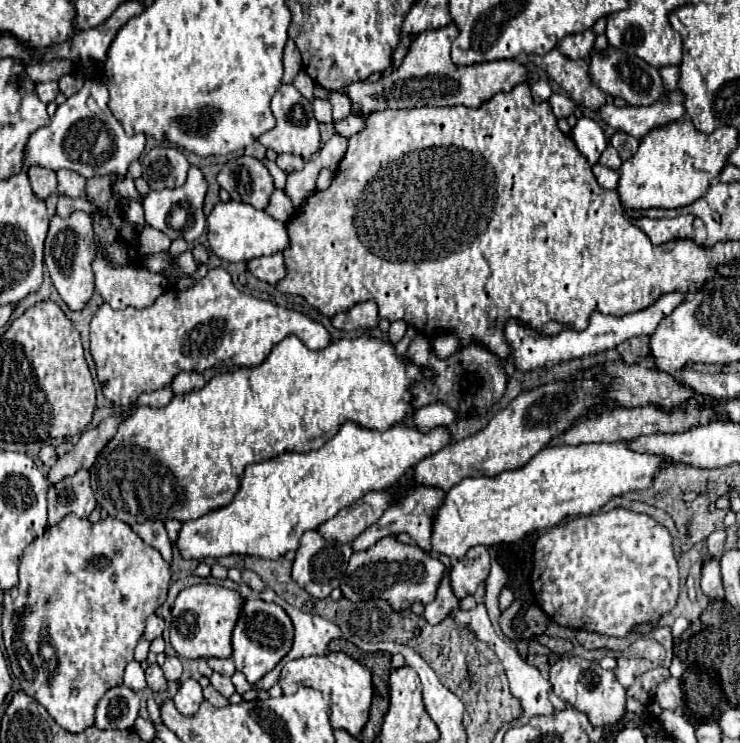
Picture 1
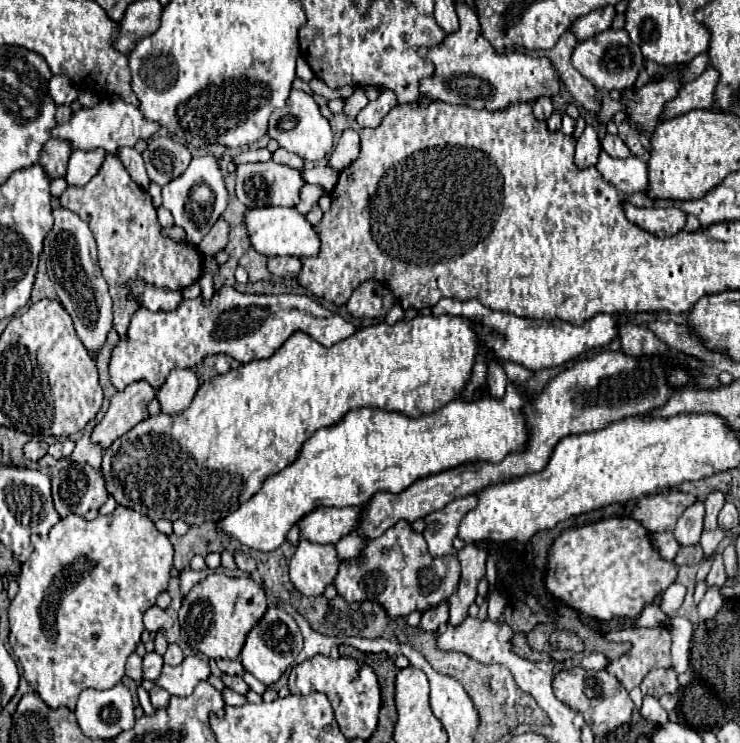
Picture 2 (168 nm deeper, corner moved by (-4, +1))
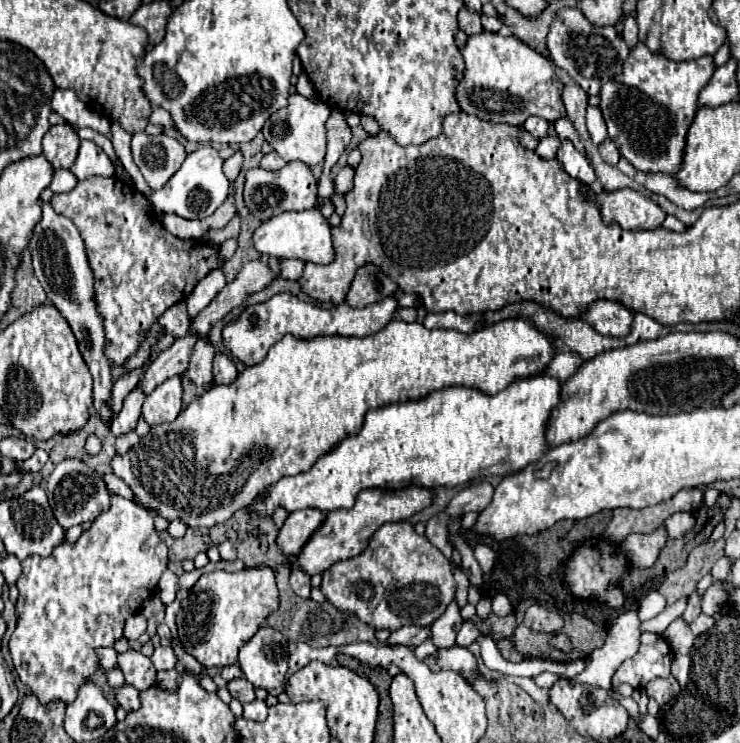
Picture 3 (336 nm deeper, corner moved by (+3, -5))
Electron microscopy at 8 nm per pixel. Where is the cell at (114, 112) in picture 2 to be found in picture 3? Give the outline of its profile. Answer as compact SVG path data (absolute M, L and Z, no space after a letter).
M152 110L148 124L156 124L156 126L164 126L164 128L172 128L174 122L170 122L170 114L166 114L166 110Z

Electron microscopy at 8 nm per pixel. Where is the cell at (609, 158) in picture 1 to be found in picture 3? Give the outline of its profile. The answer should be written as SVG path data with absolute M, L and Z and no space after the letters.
M604 140L604 142L598 146L598 150L600 150L600 156L602 156L604 162L608 162L608 164L612 164L612 166L618 164L620 152L618 152L618 148L616 148L616 144L614 144L612 140Z

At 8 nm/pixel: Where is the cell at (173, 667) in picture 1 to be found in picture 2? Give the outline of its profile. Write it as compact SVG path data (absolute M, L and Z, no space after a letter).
M169 644L169 648L167 648L163 660L165 660L165 664L171 664L171 666L181 664L181 660L183 660L183 652L181 652L181 648L179 648L177 644Z

